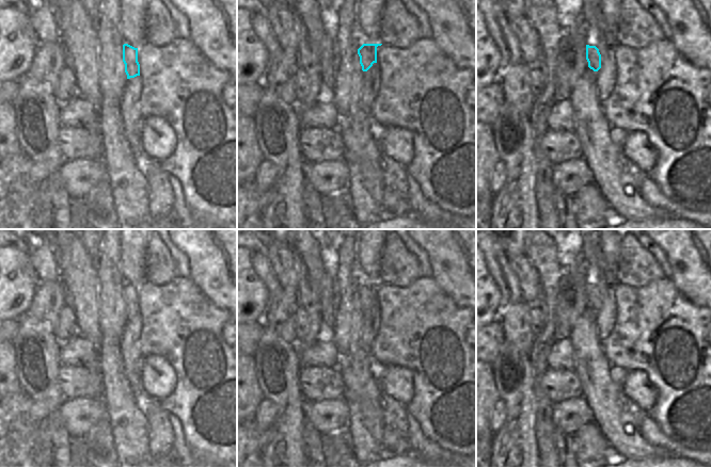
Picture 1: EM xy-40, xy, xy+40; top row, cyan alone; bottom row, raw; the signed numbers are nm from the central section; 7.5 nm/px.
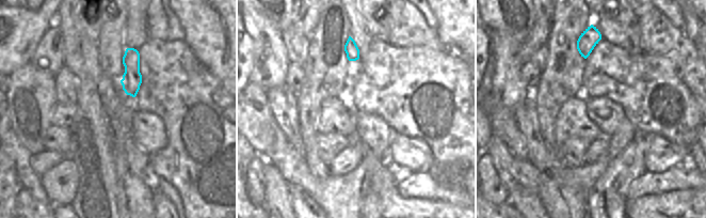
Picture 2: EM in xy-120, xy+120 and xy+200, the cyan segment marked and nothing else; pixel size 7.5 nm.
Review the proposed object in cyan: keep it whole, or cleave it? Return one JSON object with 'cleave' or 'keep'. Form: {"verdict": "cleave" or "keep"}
{"verdict": "keep"}

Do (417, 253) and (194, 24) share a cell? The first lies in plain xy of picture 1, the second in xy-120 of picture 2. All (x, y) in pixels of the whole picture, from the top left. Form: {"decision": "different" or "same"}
{"decision": "different"}

